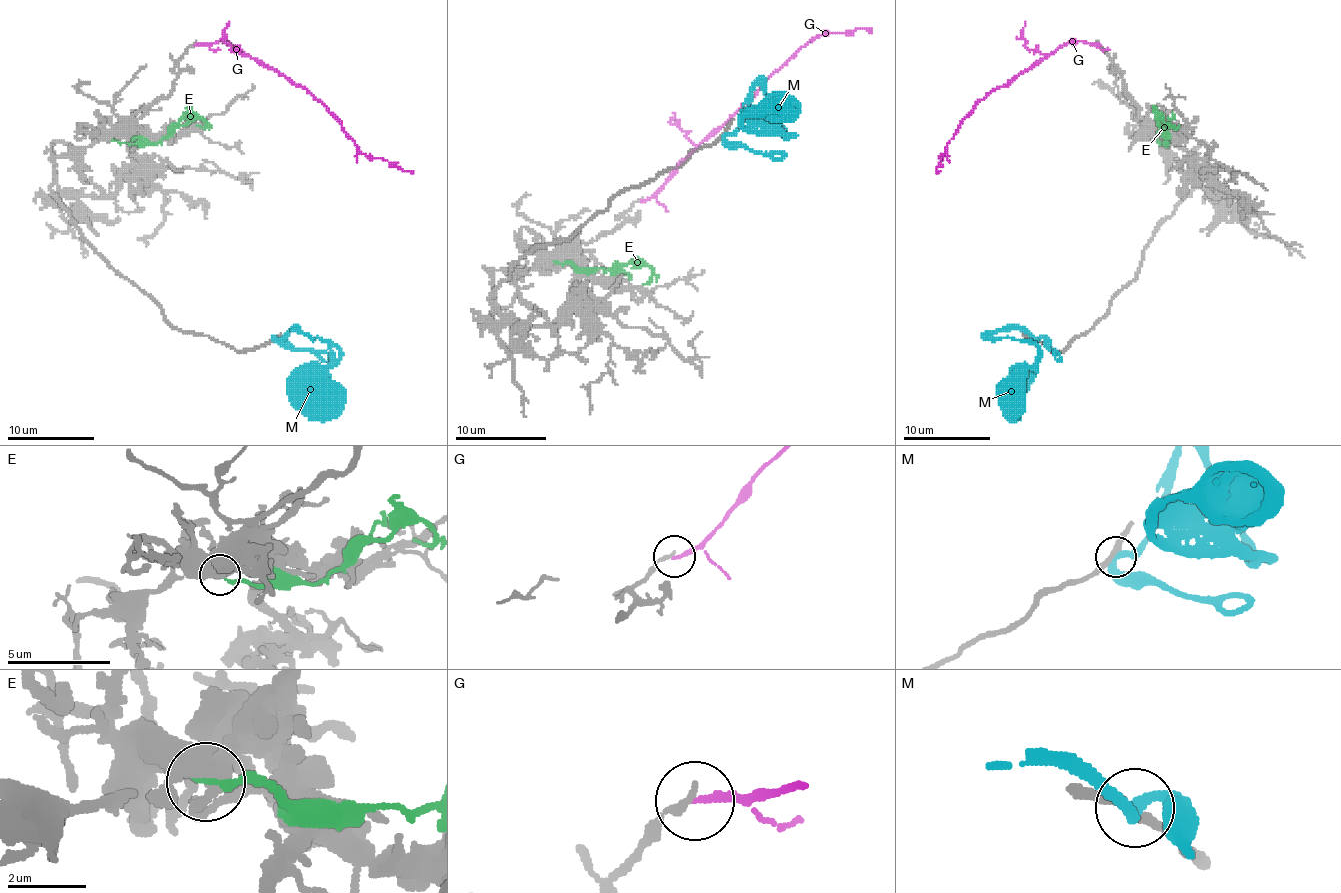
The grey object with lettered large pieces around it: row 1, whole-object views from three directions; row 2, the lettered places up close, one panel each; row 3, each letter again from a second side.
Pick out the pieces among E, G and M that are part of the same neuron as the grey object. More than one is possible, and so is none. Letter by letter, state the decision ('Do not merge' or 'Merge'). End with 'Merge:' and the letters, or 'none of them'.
E: Do not merge
G: Do not merge
M: Do not merge
Merge: none of them

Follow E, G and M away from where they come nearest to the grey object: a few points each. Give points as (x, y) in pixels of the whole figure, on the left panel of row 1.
E: (116, 140), (131, 145), (159, 142), (181, 125), (198, 119), (205, 125), (196, 125)
G: (196, 45), (226, 40), (306, 88), (363, 153), (393, 162), (404, 171), (413, 171)
M: (274, 340), (280, 340), (293, 329), (326, 342), (330, 350), (326, 377), (313, 394), (313, 407), (319, 418)

